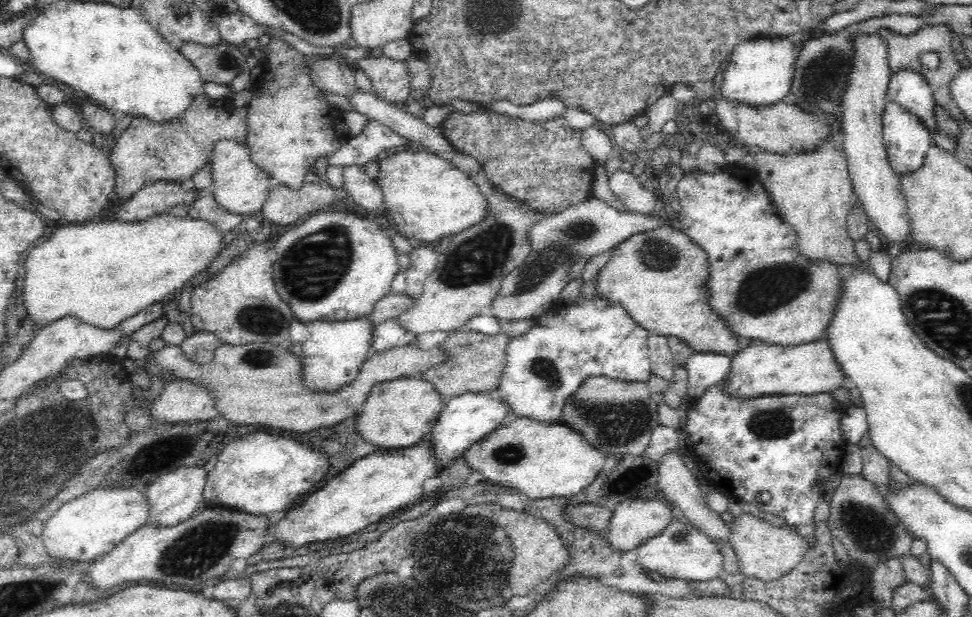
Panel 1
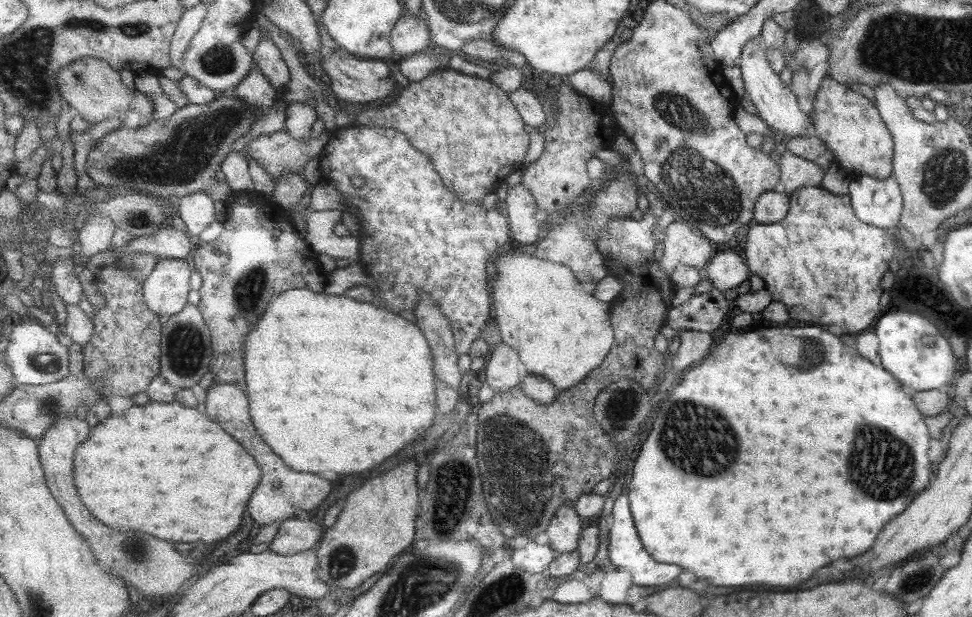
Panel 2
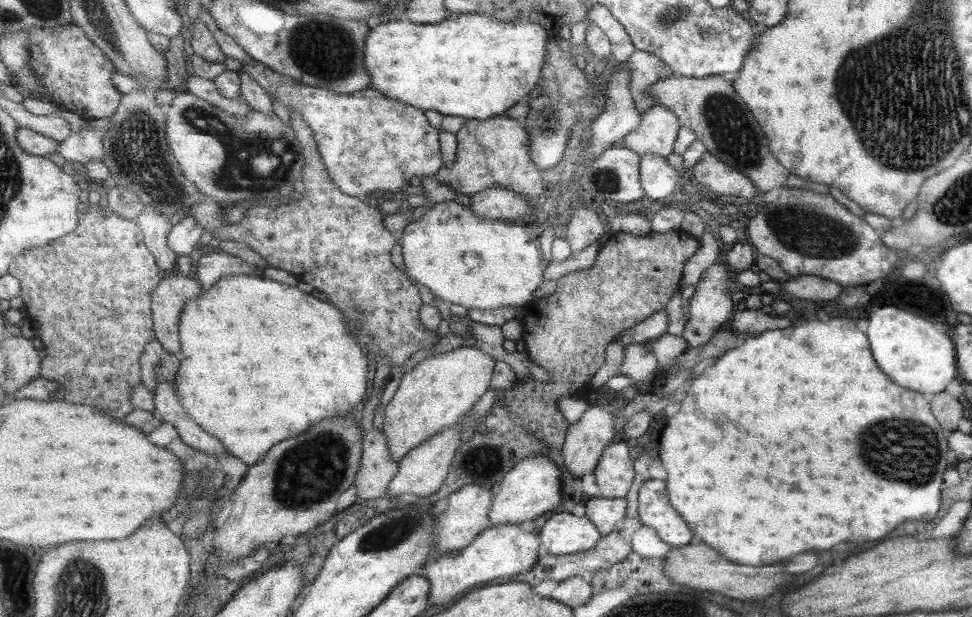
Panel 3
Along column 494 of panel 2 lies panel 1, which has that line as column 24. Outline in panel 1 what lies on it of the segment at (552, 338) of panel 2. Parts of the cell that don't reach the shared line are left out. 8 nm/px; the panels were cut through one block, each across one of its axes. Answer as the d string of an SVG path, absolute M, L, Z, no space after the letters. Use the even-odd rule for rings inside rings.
M154 214L142 222L120 224L120 222L92 222L82 226L68 226L56 230L48 242L26 256L26 284L24 284L24 304L28 316L38 324L46 326L52 320L64 316L78 316L80 320L108 330L138 312L162 304L182 288L192 276L206 270L212 260L226 248L224 230L218 222L192 218L192 216L174 216L174 214Z

